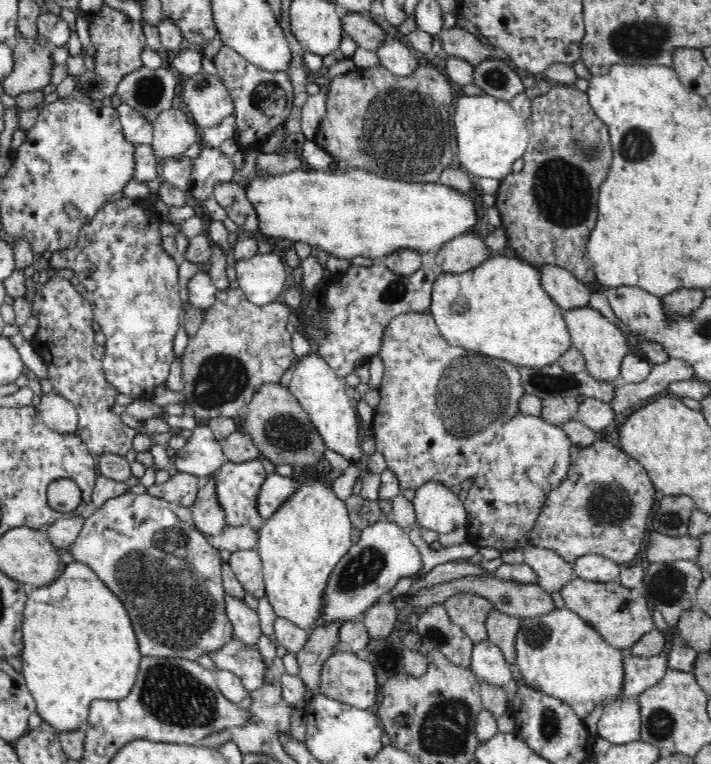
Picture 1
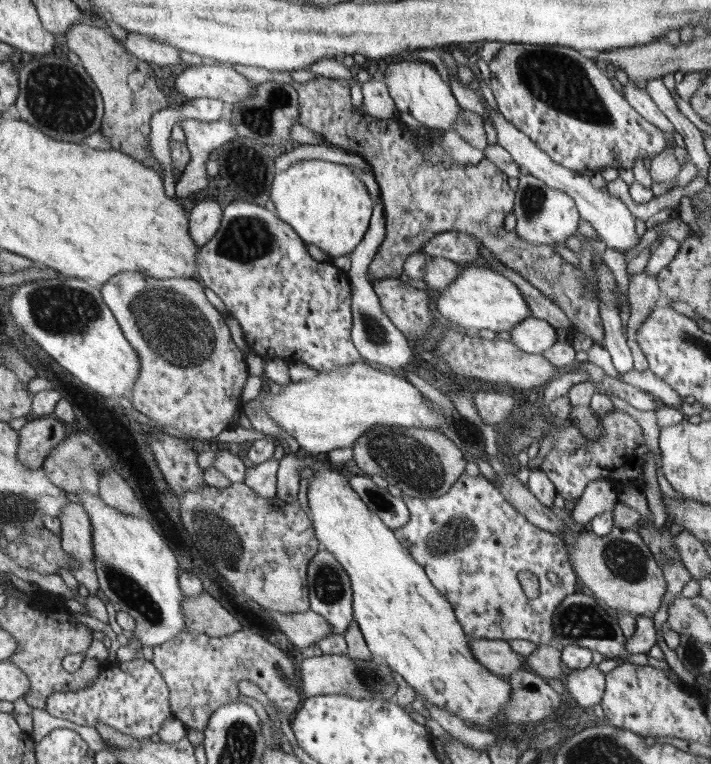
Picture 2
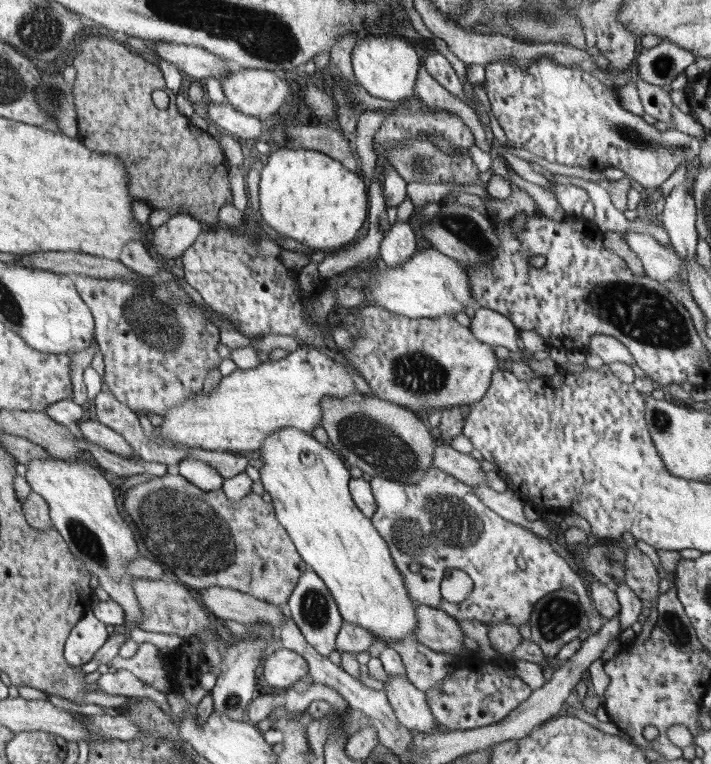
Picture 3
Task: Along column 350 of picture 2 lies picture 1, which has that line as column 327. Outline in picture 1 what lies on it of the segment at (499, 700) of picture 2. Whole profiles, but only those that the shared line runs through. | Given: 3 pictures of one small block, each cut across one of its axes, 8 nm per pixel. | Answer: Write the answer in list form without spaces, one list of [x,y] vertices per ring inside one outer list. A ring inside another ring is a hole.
[[[298,474],[298,478],[302,478],[300,482],[302,482],[302,488],[298,490],[298,484],[296,484],[296,490],[294,490],[294,494],[290,494],[278,508],[276,508],[276,512],[264,522],[264,526],[262,526],[262,530],[258,532],[260,534],[260,540],[258,540],[258,546],[260,546],[260,550],[258,550],[258,554],[260,554],[260,558],[262,558],[262,566],[264,566],[264,584],[266,584],[266,598],[270,600],[270,604],[272,604],[272,608],[274,608],[274,612],[280,616],[280,618],[286,618],[286,620],[290,620],[290,622],[294,622],[298,628],[304,628],[304,630],[308,630],[308,632],[312,632],[314,628],[310,628],[310,624],[314,624],[314,618],[318,616],[318,612],[316,612],[316,608],[320,606],[320,594],[324,592],[324,584],[326,584],[326,580],[328,580],[328,576],[330,576],[330,572],[334,570],[334,566],[338,564],[338,560],[348,552],[348,548],[352,546],[352,528],[354,528],[354,524],[352,524],[352,520],[350,520],[350,512],[348,512],[348,506],[346,506],[346,502],[342,502],[340,498],[336,498],[336,494],[334,494],[334,490],[330,490],[330,488],[326,488],[326,486],[322,486],[322,484],[318,484],[318,480],[314,480],[314,476],[310,476],[310,474]]]

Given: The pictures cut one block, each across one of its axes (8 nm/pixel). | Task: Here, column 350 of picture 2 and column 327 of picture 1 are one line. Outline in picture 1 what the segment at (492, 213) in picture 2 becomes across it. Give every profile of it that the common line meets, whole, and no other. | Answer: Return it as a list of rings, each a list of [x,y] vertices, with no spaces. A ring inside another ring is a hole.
[[[382,66],[368,70],[354,68],[348,74],[338,74],[330,80],[326,116],[320,124],[318,134],[314,136],[314,142],[334,158],[340,172],[348,168],[358,168],[382,178],[408,184],[438,184],[438,178],[442,176],[440,172],[444,172],[448,164],[452,166],[454,160],[454,130],[450,126],[454,112],[452,102],[454,84],[450,84],[450,78],[442,76],[436,68],[418,66],[418,70],[408,78],[400,78]]]

